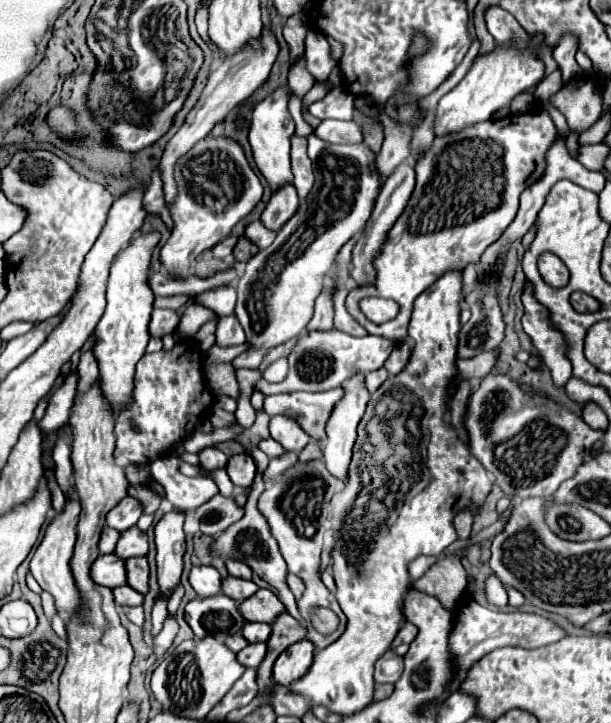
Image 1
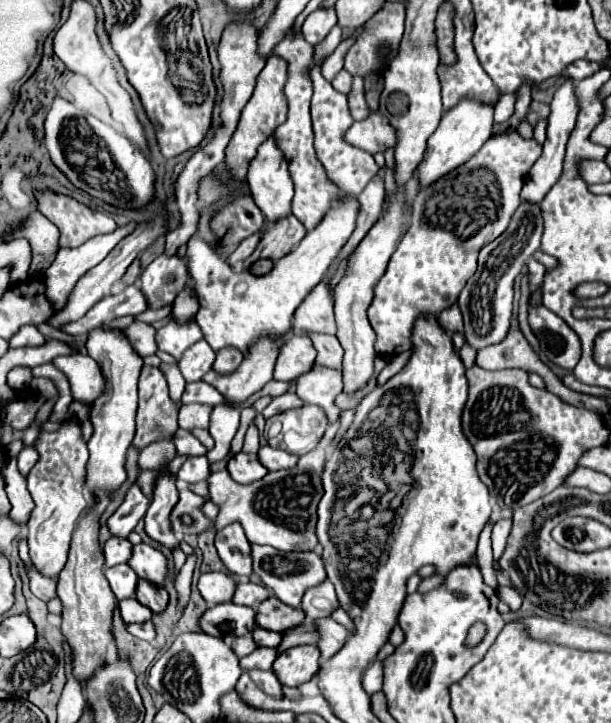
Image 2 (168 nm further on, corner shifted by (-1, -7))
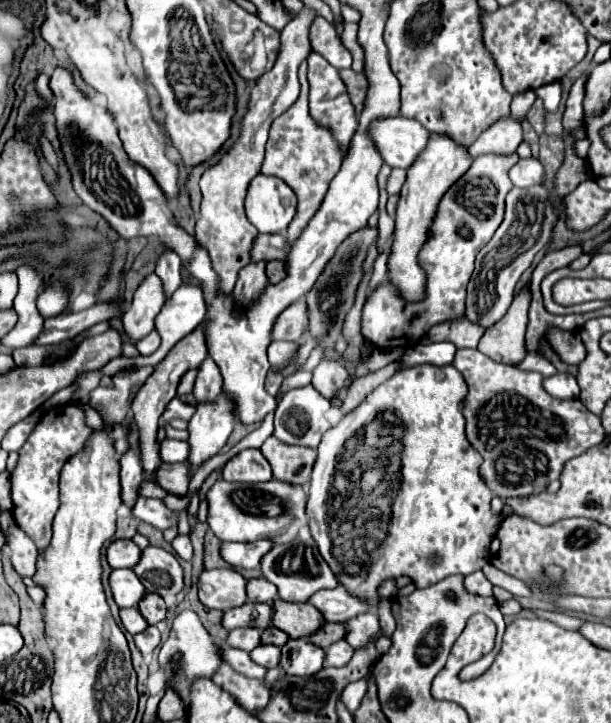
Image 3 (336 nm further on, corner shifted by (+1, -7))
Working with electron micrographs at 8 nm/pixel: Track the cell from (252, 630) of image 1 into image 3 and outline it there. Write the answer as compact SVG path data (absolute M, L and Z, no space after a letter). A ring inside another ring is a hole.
M270 626L262 632L262 644L274 644L274 646L284 646L288 642L288 634Z

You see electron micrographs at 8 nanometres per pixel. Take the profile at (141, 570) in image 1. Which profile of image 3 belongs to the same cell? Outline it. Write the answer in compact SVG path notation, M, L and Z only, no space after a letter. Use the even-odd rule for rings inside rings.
M148 592L140 602L138 602L138 610L142 612L142 616L146 618L148 624L158 624L166 618L166 602L162 600L162 596Z

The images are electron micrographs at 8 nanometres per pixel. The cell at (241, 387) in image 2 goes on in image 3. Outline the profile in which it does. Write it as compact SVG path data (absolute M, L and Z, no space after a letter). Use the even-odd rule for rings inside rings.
M220 394L216 402L204 402L196 406L196 412L188 424L188 444L190 444L190 464L194 470L208 458L220 452L226 444L236 416L232 414L232 402Z

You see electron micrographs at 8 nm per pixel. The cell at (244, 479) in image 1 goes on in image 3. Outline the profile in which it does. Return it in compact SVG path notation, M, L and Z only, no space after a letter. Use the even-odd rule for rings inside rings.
M248 448L226 462L222 478L228 482L266 482L272 478L272 468L258 448Z

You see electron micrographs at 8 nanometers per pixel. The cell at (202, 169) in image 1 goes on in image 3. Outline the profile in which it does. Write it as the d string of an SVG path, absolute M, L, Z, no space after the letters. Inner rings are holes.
M148 274L134 292L134 300L122 316L124 332L130 336L132 344L154 330L154 318L158 316L162 304L166 302L164 284L156 274Z

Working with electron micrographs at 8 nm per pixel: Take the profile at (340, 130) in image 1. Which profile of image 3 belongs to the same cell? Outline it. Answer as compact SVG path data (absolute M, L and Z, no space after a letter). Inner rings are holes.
M404 116L378 118L368 126L368 138L372 138L376 150L392 168L406 170L424 150L428 136L430 132L420 122Z

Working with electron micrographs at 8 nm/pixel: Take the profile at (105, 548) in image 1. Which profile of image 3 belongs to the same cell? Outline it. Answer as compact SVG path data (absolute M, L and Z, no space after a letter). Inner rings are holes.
M114 540L106 550L106 560L112 568L134 568L140 560L140 552L132 540Z

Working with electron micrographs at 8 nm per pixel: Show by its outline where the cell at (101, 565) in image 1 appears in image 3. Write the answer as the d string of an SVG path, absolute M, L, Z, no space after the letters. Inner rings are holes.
M112 570L110 574L110 588L114 594L114 600L120 608L130 608L140 602L140 598L146 594L142 582L136 578L134 570Z

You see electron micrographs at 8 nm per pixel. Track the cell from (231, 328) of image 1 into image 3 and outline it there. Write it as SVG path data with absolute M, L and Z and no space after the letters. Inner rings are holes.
M206 358L202 362L202 366L198 368L198 378L194 384L194 396L198 402L206 402L206 400L214 400L220 394L220 368L216 368L216 362L212 362L212 358Z

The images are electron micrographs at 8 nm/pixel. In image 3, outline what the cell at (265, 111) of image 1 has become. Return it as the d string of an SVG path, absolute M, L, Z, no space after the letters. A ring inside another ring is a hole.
M258 174L246 196L246 216L260 232L282 232L296 214L296 196L280 178Z

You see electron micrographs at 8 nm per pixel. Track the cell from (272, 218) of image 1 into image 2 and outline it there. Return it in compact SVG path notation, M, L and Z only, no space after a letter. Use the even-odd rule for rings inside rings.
M294 216L284 218L282 222L276 222L268 232L264 232L262 242L258 244L254 254L250 258L246 258L244 270L248 270L260 258L278 260L278 258L286 256L294 246L298 246L298 242L304 236L306 236L306 228Z

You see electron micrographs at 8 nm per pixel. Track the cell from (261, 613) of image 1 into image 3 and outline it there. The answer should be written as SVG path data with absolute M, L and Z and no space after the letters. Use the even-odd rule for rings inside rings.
M274 600L272 608L272 626L284 630L290 638L306 638L324 624L322 614L314 606L310 606L310 602L292 604L284 600Z

